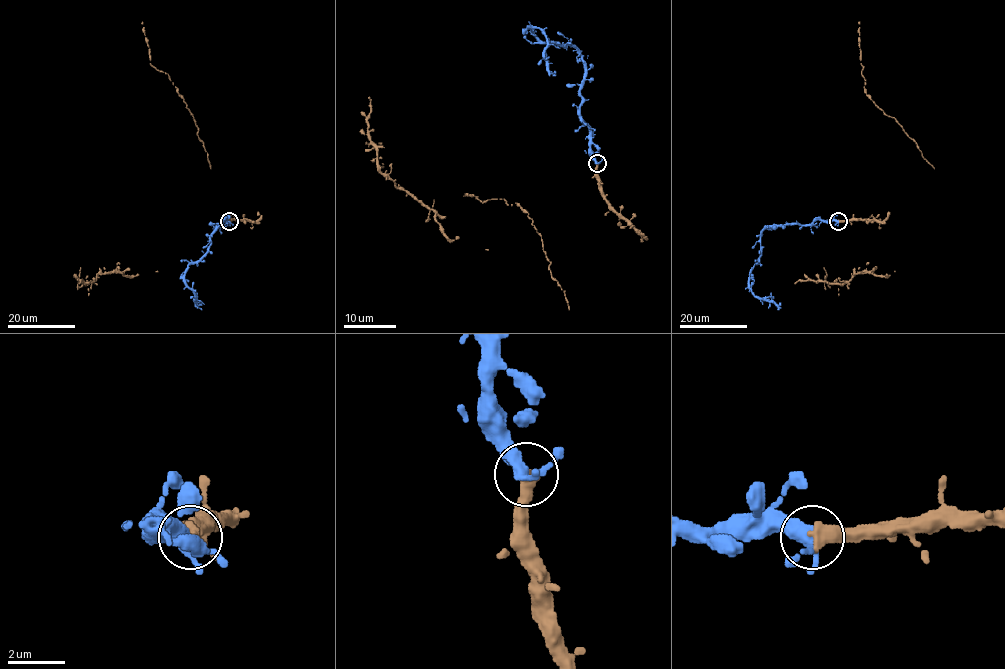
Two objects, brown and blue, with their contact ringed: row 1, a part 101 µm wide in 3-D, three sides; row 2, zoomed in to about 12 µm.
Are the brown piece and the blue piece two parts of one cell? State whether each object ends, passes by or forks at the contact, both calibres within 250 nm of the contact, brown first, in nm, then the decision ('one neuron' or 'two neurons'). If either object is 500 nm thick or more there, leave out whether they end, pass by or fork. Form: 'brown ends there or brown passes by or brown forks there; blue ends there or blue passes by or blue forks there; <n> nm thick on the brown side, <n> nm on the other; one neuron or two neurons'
500 nm thick on the brown side, 280 nm on the other; one neuron

